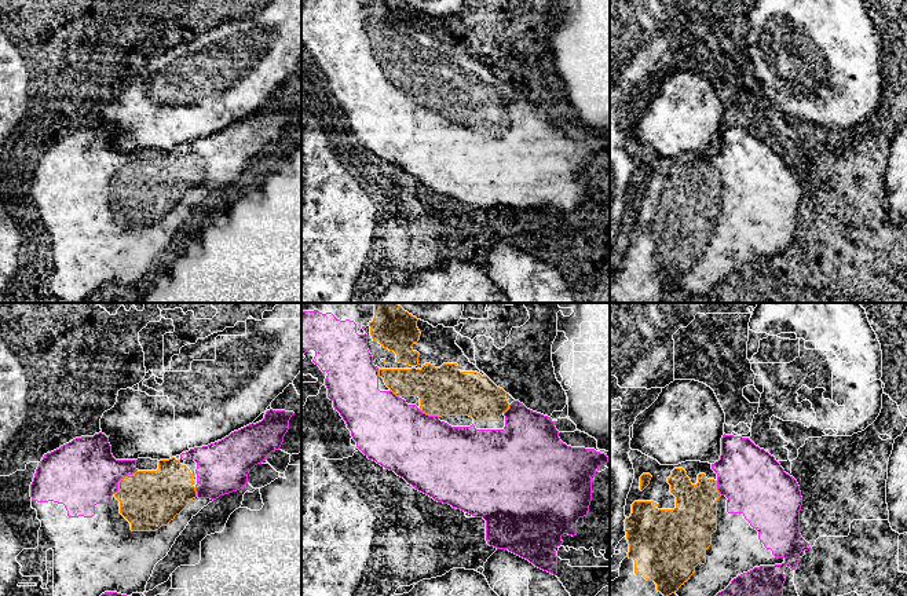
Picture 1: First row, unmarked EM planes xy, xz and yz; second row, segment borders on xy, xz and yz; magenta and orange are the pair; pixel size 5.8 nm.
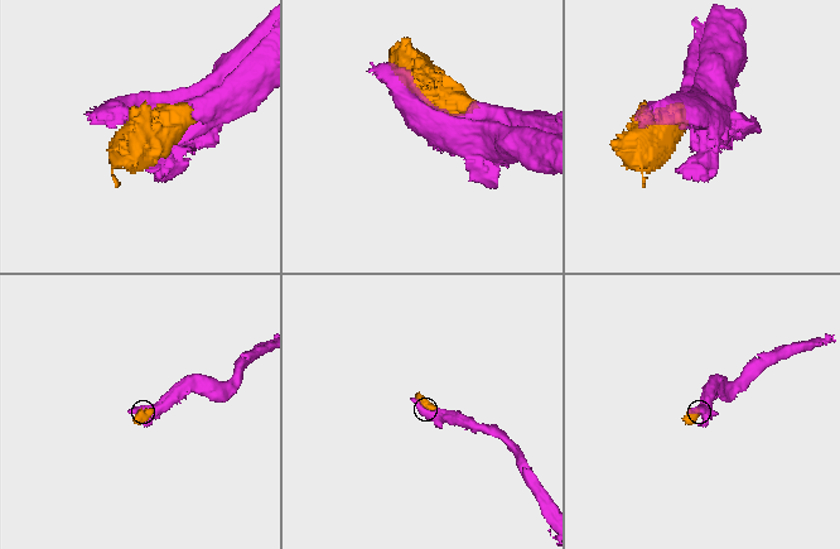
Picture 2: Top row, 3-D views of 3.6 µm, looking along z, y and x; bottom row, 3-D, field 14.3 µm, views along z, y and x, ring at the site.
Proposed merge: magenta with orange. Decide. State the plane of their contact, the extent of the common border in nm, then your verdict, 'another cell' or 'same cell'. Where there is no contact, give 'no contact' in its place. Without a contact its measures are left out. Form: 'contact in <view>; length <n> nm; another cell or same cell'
contact in xy; length 200 nm; same cell

